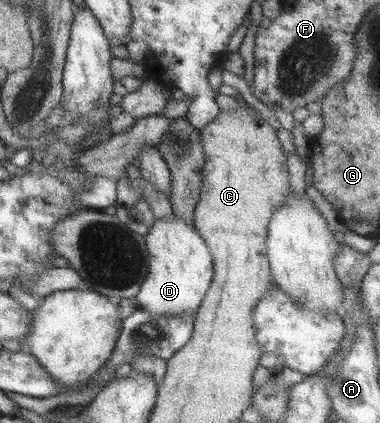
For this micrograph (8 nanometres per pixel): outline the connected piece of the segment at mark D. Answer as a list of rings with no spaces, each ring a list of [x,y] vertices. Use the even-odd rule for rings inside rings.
[[[176,215],[165,219],[156,219],[145,237],[150,255],[148,257],[149,270],[136,295],[137,308],[147,310],[153,315],[196,315],[214,276],[213,256],[210,254],[205,240],[199,235],[194,225],[189,225],[186,219],[181,219]]]

